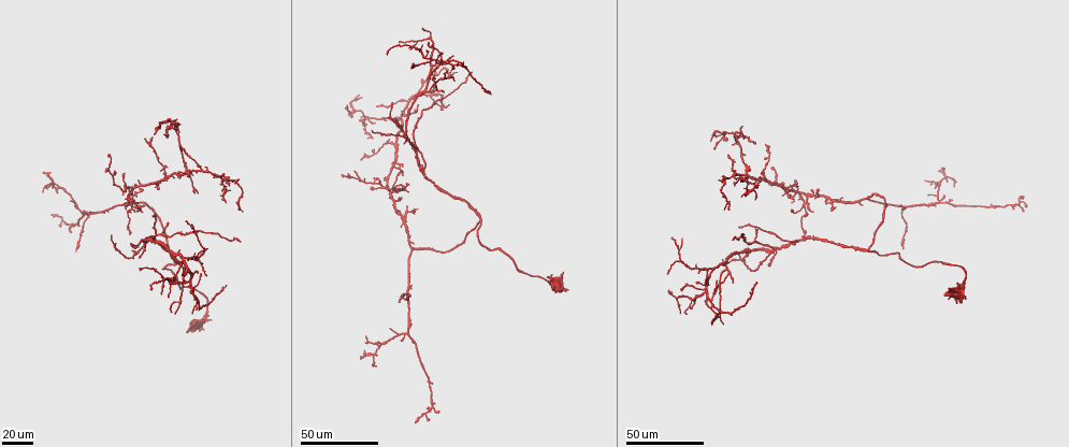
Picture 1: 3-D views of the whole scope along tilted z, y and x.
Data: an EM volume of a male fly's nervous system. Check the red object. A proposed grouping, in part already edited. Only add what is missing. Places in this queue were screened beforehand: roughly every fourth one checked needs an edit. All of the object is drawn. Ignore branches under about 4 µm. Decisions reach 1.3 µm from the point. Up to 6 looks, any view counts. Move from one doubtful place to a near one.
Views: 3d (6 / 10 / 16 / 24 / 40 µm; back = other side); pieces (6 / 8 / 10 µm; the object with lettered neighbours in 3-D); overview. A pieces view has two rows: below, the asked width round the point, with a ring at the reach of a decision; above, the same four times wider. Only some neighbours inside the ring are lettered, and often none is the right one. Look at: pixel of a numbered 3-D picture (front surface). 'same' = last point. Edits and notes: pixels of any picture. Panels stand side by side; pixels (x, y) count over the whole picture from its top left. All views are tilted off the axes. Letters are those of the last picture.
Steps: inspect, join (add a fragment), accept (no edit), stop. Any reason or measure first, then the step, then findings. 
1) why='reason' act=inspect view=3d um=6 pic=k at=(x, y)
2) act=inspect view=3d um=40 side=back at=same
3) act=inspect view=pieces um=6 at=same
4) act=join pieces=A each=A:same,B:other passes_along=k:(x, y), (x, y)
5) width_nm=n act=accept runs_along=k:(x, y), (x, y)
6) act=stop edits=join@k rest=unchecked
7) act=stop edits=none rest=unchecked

why='an open end' act=inspect view=3d um=24 pic=1 at=(716, 281)

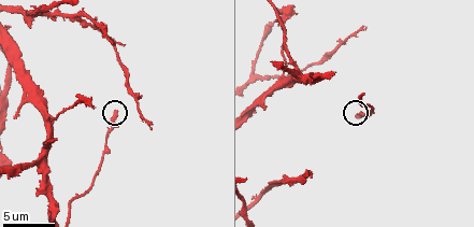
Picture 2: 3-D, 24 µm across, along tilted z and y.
act=inspect view=pieces um=10 pic=2 at=(115, 110)

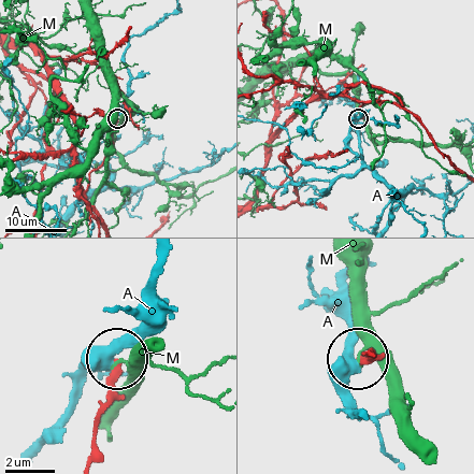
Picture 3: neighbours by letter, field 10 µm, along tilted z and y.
width_nm=230 act=accept each=A:other,M:other runs_along=3:(91, 457), (116, 362) found='no lettered fragment goes on from it'

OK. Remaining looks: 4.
why='branch stops here' act=inspect view=3d um=40 pic=1 at=(179, 250)

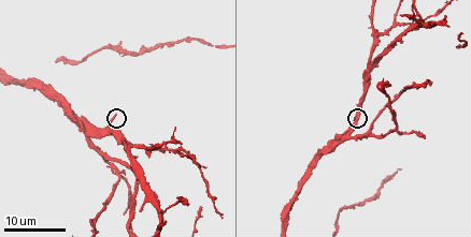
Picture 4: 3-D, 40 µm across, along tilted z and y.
act=inspect view=pieces um=10 pic=4 at=(116, 116)

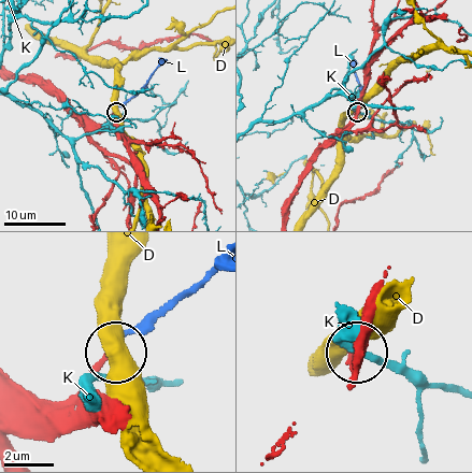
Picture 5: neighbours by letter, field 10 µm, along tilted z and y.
width_nm=170 act=join pieces=L each=D:other,K:other,L:same found='the neuron continues'

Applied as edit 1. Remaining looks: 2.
act=stop edits=join@5 rest=unchecked

